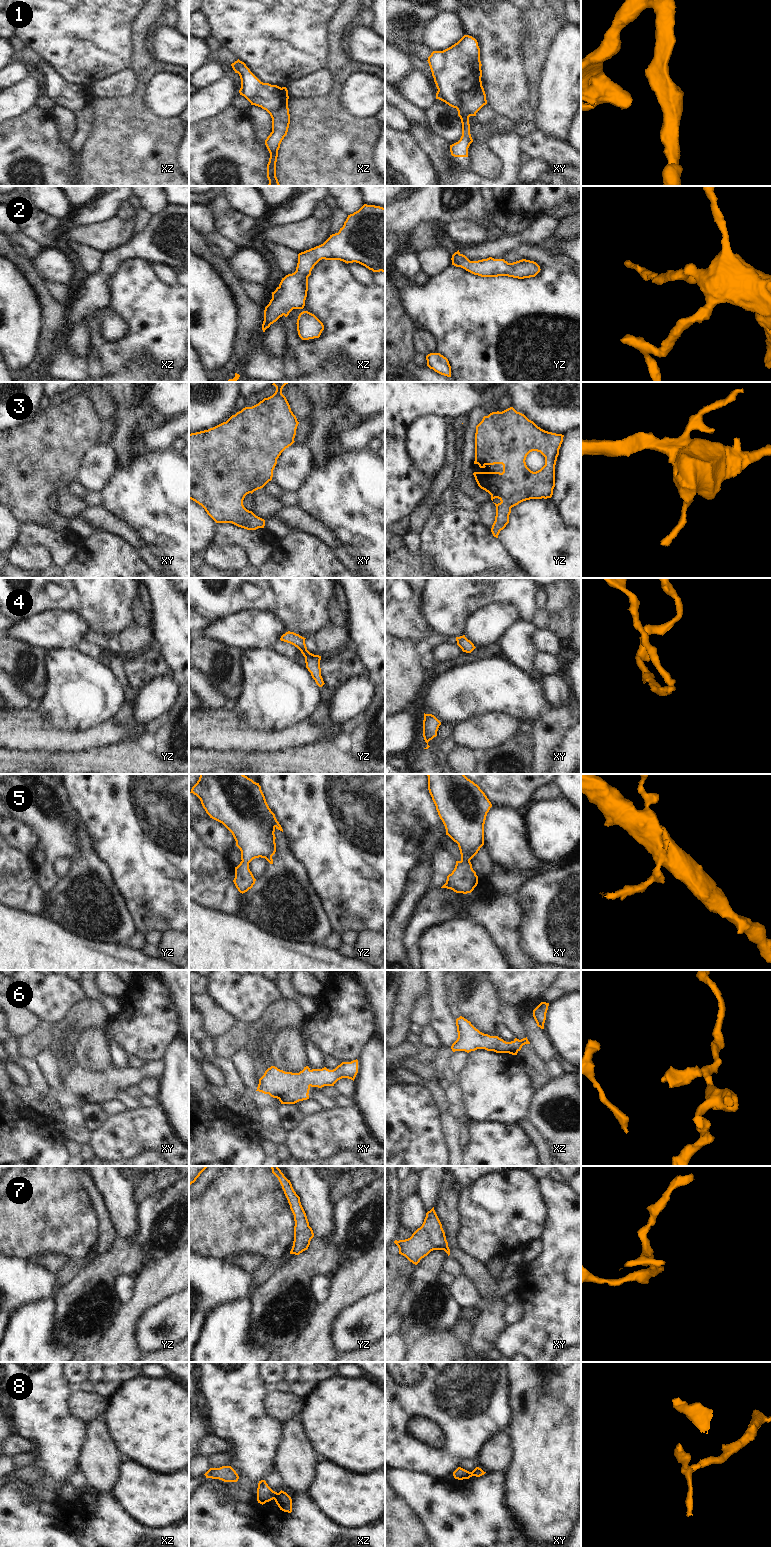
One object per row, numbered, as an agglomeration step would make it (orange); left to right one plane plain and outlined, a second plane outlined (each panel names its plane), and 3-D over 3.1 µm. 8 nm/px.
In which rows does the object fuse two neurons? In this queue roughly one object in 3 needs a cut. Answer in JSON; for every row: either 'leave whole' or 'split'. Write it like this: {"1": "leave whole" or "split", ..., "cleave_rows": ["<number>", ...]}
{"1": "split", "2": "leave whole", "3": "leave whole", "4": "leave whole", "5": "leave whole", "6": "leave whole", "7": "leave whole", "8": "split", "cleave_rows": ["1", "8"]}

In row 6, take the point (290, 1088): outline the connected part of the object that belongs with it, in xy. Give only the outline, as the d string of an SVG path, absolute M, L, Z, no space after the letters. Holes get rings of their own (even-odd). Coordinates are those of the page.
M357 1059L351 1062L342 1062L333 1070L326 1067L311 1070L306 1066L299 1073L285 1072L271 1066L259 1079L256 1091L277 1098L281 1104L295 1104L309 1099L308 1094L311 1087L334 1086L342 1078L354 1081L357 1073Z

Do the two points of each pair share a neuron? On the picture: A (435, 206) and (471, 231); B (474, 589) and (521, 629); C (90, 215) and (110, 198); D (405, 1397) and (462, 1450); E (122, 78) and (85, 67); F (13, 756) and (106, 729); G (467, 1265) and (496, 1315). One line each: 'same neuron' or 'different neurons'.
A: different neurons
B: different neurons
C: same neuron
D: same neuron
E: different neurons
F: different neurons
G: different neurons

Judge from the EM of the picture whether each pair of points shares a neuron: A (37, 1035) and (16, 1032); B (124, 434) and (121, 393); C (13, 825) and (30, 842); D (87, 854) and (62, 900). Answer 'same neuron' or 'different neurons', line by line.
A: different neurons
B: same neuron
C: same neuron
D: same neuron

